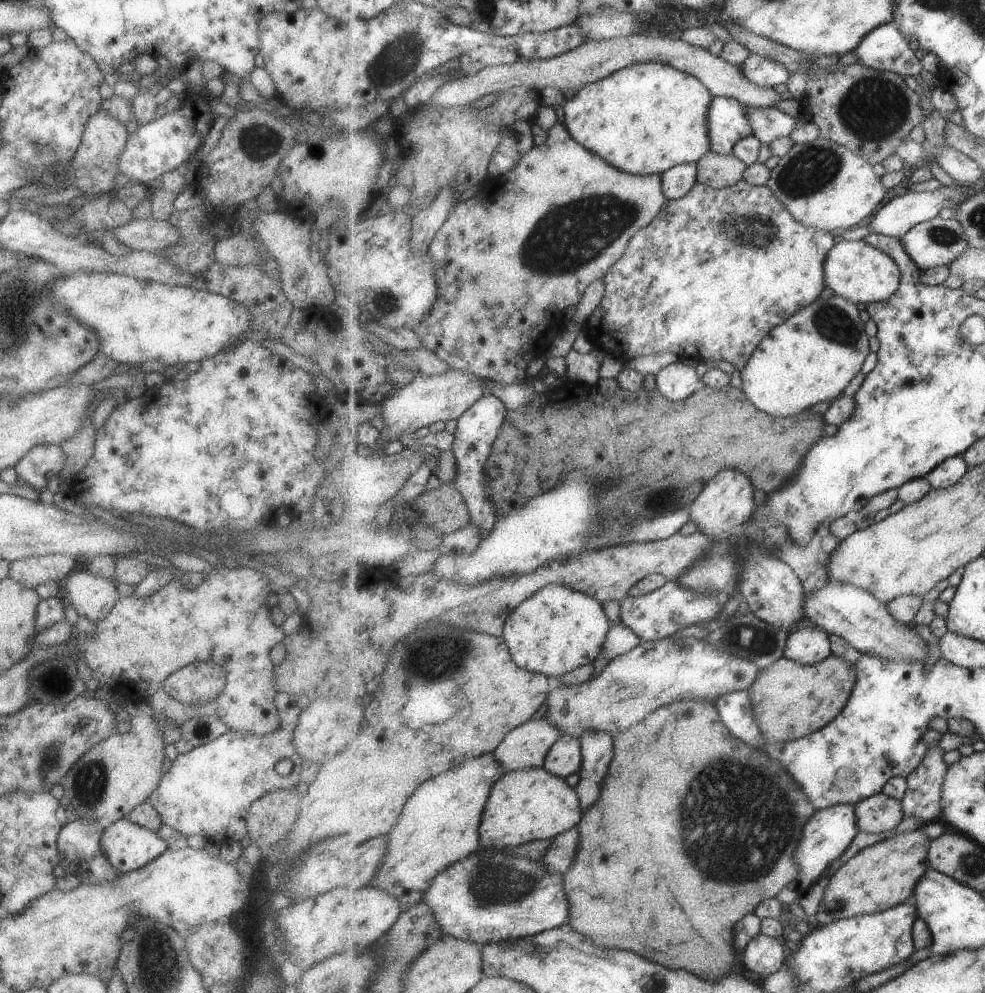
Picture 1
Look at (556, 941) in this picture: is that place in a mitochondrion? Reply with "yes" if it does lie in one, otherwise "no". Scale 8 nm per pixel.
no

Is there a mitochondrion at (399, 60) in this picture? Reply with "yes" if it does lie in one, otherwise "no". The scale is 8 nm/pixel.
yes

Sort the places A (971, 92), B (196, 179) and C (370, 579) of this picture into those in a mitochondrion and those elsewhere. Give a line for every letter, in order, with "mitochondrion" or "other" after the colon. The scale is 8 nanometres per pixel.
A: other
B: other
C: other

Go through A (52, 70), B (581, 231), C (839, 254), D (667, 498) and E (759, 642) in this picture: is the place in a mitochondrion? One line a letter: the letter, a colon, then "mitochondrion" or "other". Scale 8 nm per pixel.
A: other
B: mitochondrion
C: other
D: mitochondrion
E: mitochondrion

